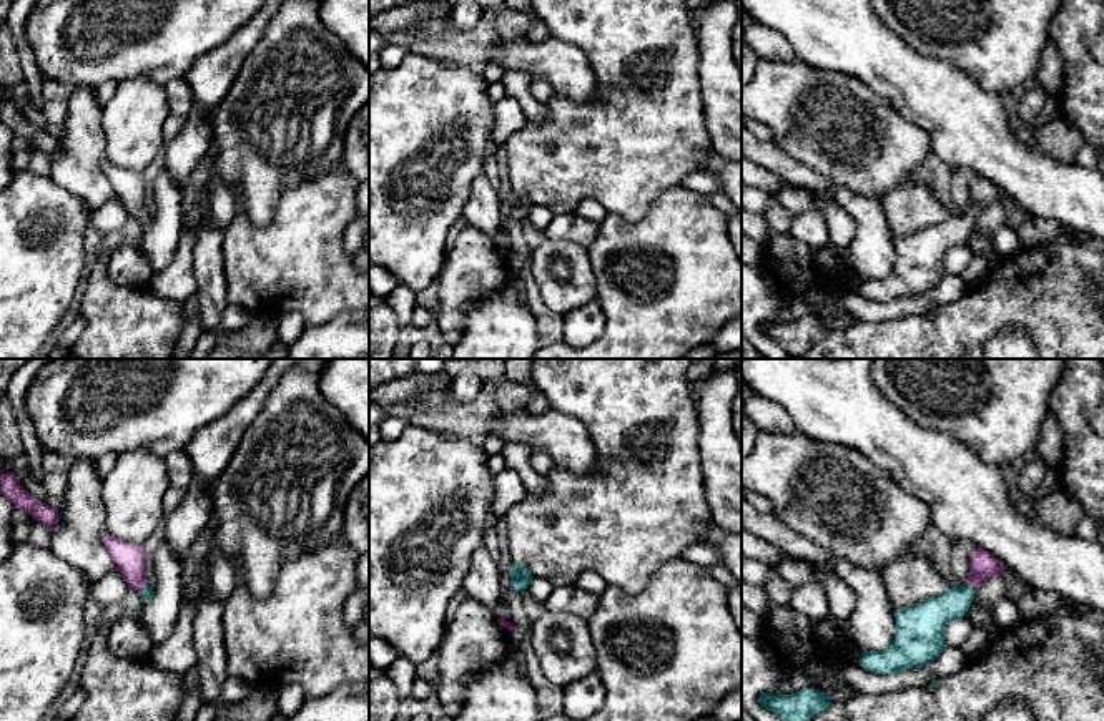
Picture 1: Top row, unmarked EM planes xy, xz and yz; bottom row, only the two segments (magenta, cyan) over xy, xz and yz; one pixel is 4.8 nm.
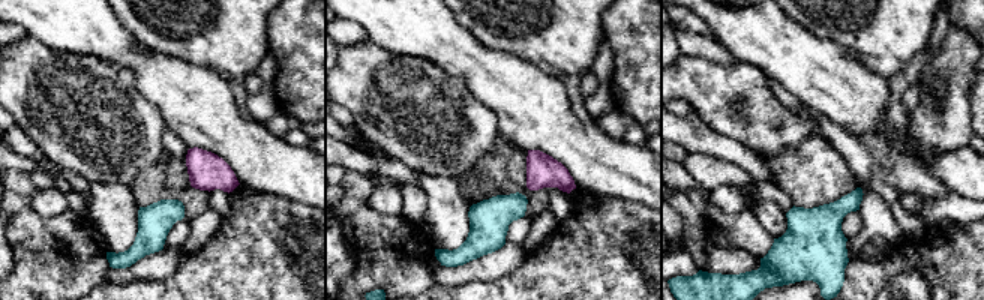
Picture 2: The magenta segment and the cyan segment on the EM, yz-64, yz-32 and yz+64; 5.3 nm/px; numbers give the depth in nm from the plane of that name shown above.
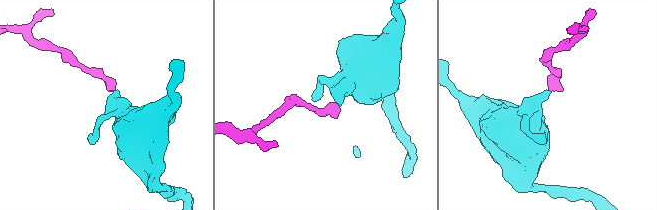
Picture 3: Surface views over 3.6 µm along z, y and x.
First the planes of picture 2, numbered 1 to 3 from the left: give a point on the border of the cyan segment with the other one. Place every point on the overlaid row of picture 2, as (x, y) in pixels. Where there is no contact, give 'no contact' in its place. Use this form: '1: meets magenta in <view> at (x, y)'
1: no contact
2: no contact
3: no contact

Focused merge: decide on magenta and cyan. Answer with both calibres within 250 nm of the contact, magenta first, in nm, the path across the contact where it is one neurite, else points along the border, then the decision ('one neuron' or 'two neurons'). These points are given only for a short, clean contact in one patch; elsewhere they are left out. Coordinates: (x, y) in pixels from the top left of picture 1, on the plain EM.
130 nm thick on the magenta side, 170 nm on the other; runs through yz (983, 193), (970, 213), (950, 233), (930, 245); one neuron

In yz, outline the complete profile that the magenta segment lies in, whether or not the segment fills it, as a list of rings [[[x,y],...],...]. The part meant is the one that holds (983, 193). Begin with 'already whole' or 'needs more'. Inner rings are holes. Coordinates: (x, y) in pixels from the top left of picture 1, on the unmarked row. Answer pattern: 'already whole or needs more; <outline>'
needs more; [[[978,174],[969,183],[968,208],[938,224],[896,238],[893,271],[883,279],[863,279],[860,294],[875,302],[893,302],[933,289],[946,276],[946,253],[966,244],[974,218],[993,203],[1004,203],[1004,191]]]

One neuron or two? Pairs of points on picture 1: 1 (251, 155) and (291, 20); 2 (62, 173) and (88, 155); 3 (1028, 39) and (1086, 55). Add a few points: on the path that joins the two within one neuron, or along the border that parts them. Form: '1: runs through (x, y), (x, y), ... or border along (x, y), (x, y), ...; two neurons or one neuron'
1: runs through (281, 122), (291, 103), (291, 53); one neuron
2: runs through (68, 170), (82, 161); one neuron
3: border along (1053, 17), (1048, 37); two neurons

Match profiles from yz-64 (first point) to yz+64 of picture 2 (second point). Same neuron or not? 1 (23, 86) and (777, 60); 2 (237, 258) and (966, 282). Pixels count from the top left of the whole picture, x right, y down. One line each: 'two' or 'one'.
1: two
2: one

